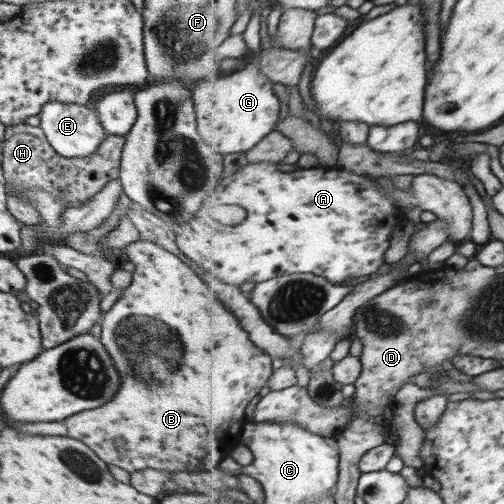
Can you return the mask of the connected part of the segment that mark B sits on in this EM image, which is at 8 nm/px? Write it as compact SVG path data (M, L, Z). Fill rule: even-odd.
M144 240L131 242L123 249L126 260L133 264L131 282L121 291L120 296L111 305L109 310L101 316L99 321L100 343L105 347L106 353L112 358L114 367L121 374L121 388L117 390L117 396L113 396L103 406L78 412L73 416L69 416L67 420L59 420L57 424L54 422L21 424L19 432L41 434L41 436L69 436L69 438L79 440L80 443L88 446L105 464L113 464L113 466L118 466L121 470L126 470L128 473L143 470L144 468L152 468L169 472L186 472L198 481L219 481L220 464L227 457L226 452L223 452L223 446L221 446L223 438L227 436L227 430L229 430L227 424L233 424L233 420L241 420L241 416L244 419L246 418L245 412L247 412L247 406L251 404L251 400L262 389L268 386L271 375L274 374L274 358L249 340L249 332L245 332L241 328L237 316L219 300L217 288L215 288L215 294L209 294L209 288L203 286L201 278L187 264L183 264L183 261L178 256L171 256L171 252L166 251L158 244ZM153 320L161 322L161 332L155 328Z

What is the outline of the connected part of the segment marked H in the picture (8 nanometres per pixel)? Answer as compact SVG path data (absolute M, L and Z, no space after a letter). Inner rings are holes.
M25 123L5 127L1 166L6 190L6 209L19 223L43 224L38 212L24 200L24 192L35 189L43 189L57 195L66 207L79 206L86 198L99 192L104 184L117 179L123 145L124 137L105 134L93 155L68 159L59 156L49 146L39 127Z

